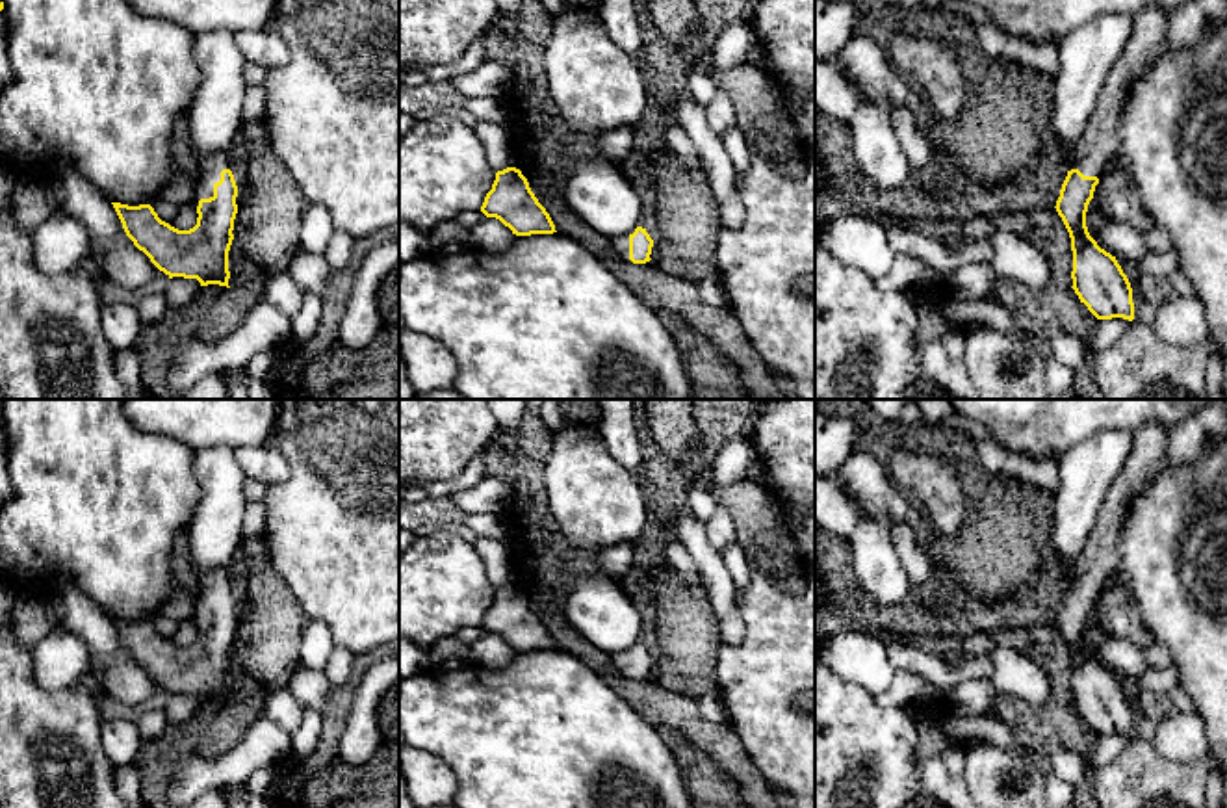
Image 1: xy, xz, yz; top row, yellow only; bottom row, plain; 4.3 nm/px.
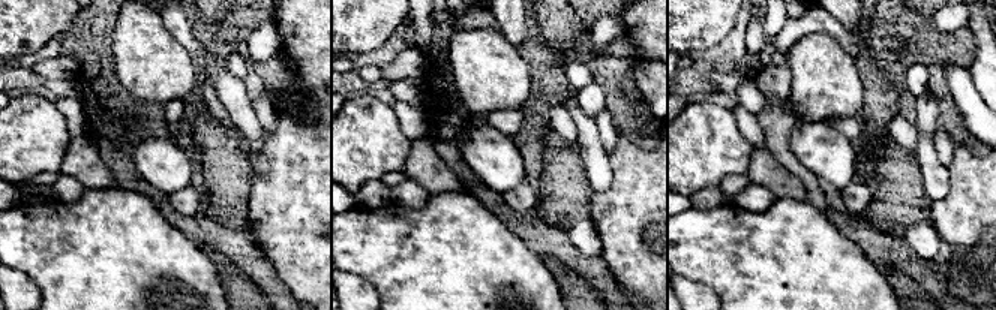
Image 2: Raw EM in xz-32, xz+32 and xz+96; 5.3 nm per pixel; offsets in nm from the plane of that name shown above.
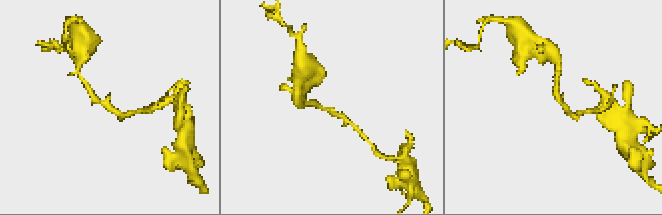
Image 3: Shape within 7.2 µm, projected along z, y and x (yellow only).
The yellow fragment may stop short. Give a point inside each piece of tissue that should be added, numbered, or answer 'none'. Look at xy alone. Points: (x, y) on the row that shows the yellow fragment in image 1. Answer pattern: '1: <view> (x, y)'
1: xy (210, 168)

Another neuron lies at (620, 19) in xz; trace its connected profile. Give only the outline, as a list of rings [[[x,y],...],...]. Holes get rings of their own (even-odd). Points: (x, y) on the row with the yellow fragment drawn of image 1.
[[[600,0],[594,9],[613,41],[637,61],[644,54],[635,0]]]

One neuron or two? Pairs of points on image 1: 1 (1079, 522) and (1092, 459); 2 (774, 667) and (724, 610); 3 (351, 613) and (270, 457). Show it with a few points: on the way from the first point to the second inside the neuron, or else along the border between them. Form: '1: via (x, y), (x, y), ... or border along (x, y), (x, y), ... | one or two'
1: via (1079, 508), (1084, 474) | one
2: border along (734, 591), (741, 638), (726, 645) | two
3: border along (271, 441), (288, 467), (288, 476), (268, 487) | two

